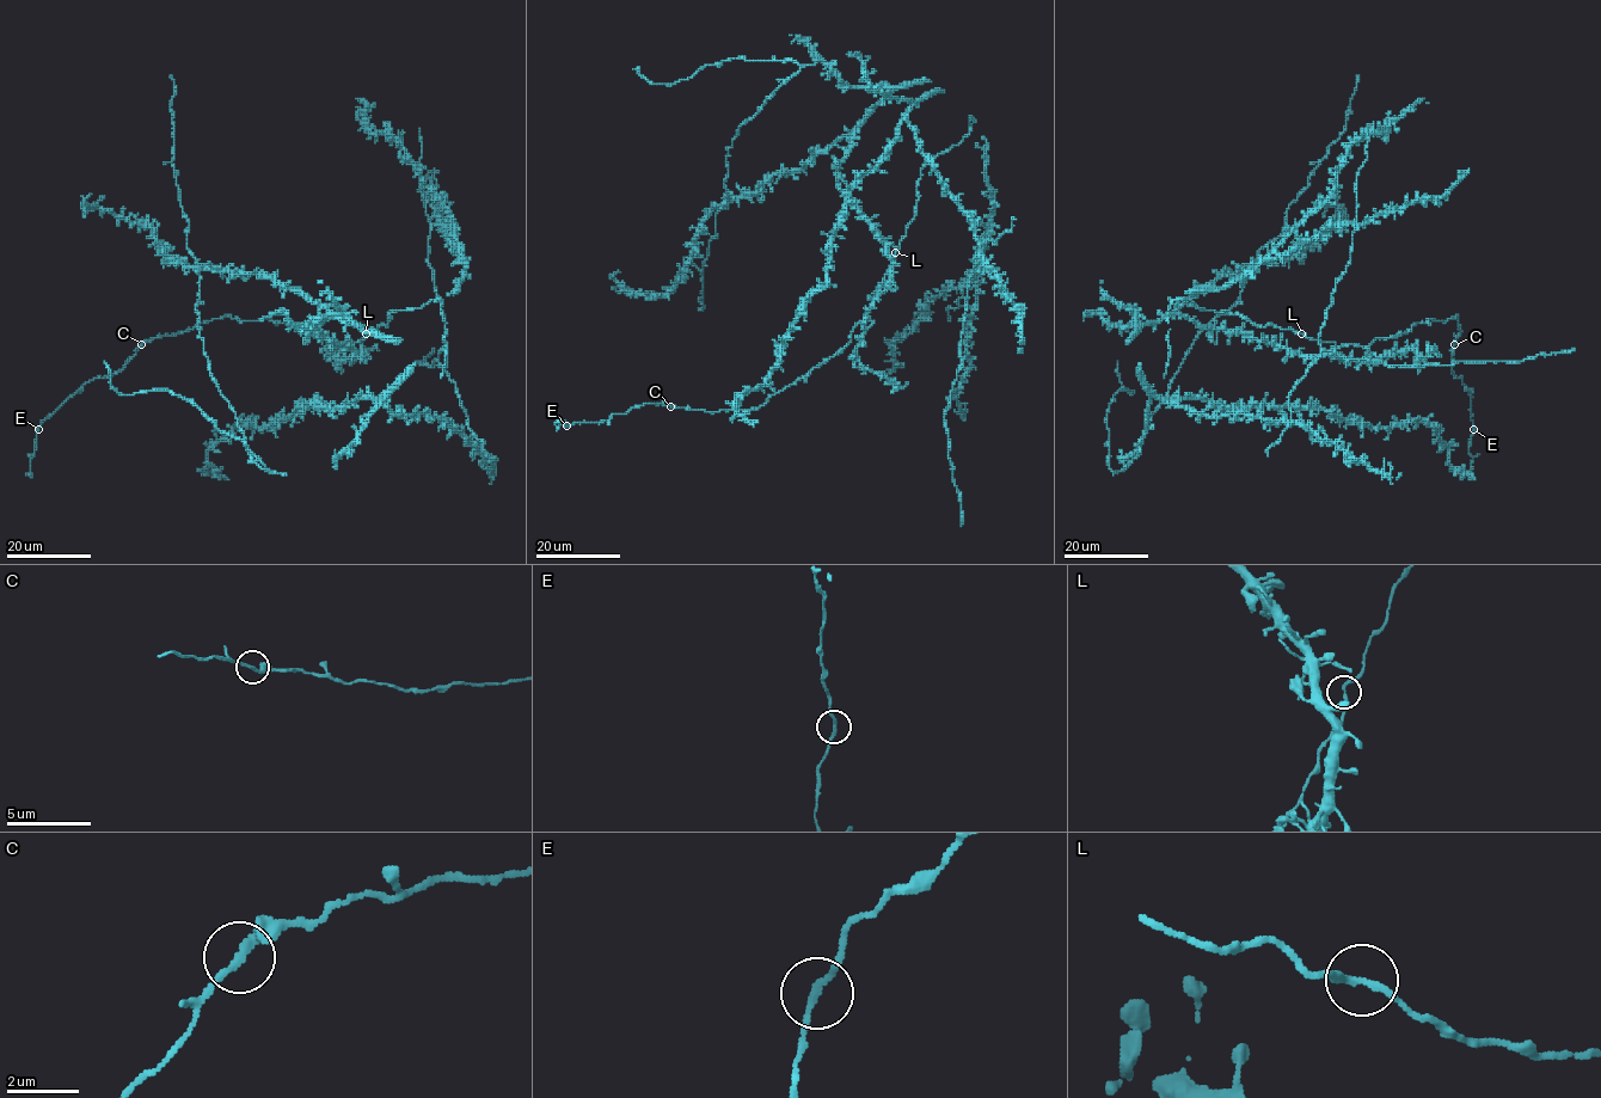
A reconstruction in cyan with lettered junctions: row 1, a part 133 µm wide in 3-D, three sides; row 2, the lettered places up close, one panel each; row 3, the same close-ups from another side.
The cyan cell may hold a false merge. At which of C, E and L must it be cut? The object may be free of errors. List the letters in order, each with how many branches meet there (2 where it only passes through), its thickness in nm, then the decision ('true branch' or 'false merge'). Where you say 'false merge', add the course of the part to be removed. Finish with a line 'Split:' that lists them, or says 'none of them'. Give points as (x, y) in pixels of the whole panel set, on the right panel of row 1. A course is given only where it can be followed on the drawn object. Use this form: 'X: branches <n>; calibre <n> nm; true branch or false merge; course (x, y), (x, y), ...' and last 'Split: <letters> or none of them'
C: branches 2; calibre 200 nm; true branch
E: branches 2; calibre 200 nm; true branch
L: branches 2; calibre 200 nm; true branch
Split: none of them

